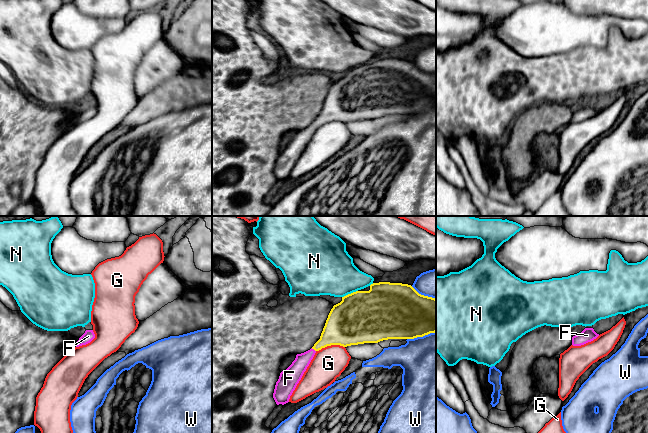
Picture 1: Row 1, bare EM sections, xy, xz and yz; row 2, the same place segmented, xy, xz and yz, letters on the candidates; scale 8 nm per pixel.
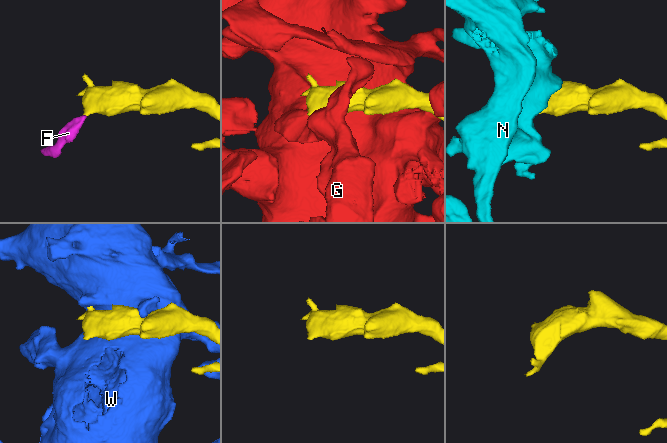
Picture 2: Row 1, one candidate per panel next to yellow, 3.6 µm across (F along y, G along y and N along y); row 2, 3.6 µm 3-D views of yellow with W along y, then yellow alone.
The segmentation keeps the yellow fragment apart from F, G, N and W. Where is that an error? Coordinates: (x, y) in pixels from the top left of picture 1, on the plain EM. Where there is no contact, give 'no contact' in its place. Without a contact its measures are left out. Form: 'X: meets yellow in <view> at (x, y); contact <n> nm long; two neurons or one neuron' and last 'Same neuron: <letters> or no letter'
F: meets yellow in xz at (313, 124); contact 50 nm long; one neuron
G: meets yellow in xz at (330, 121); contact 240 nm long; two neurons
N: meets yellow in xz at (349, 70); contact 140 nm long; two neurons
W: meets yellow in xz at (421, 112); contact 240 nm long; two neurons
Same neuron: F

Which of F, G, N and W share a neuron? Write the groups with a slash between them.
F / G / N / W

